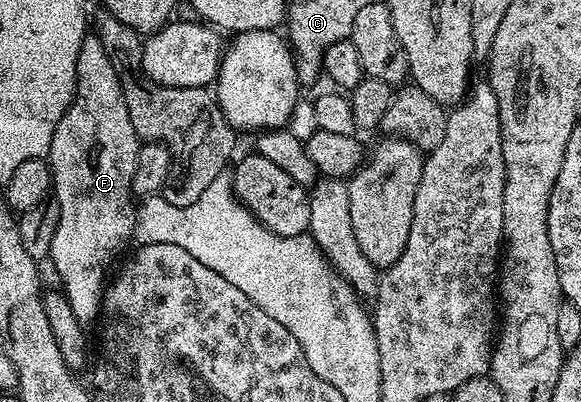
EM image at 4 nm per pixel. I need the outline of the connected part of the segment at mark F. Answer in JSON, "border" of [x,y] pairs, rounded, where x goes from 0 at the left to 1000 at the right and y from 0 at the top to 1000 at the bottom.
{"border":[[[153,85],[134,129],[131,239],[93,323],[79,391],[90,423],[90,478],[103,525],[86,657],[96,664],[102,714],[120,751],[120,771],[127,771],[127,791],[139,801],[167,794],[182,714],[179,664],[219,597],[229,595],[234,517],[227,455],[243,356],[231,303],[224,303],[203,184],[182,124],[176,124],[176,104]]]}

